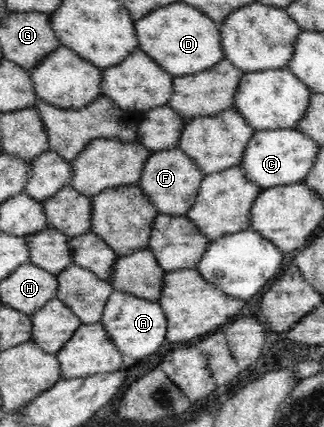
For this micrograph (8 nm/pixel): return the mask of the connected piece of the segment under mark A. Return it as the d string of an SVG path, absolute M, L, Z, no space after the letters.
M113 291L103 311L100 323L109 333L111 342L129 361L151 356L166 341L168 320L157 301L145 301L123 291Z

